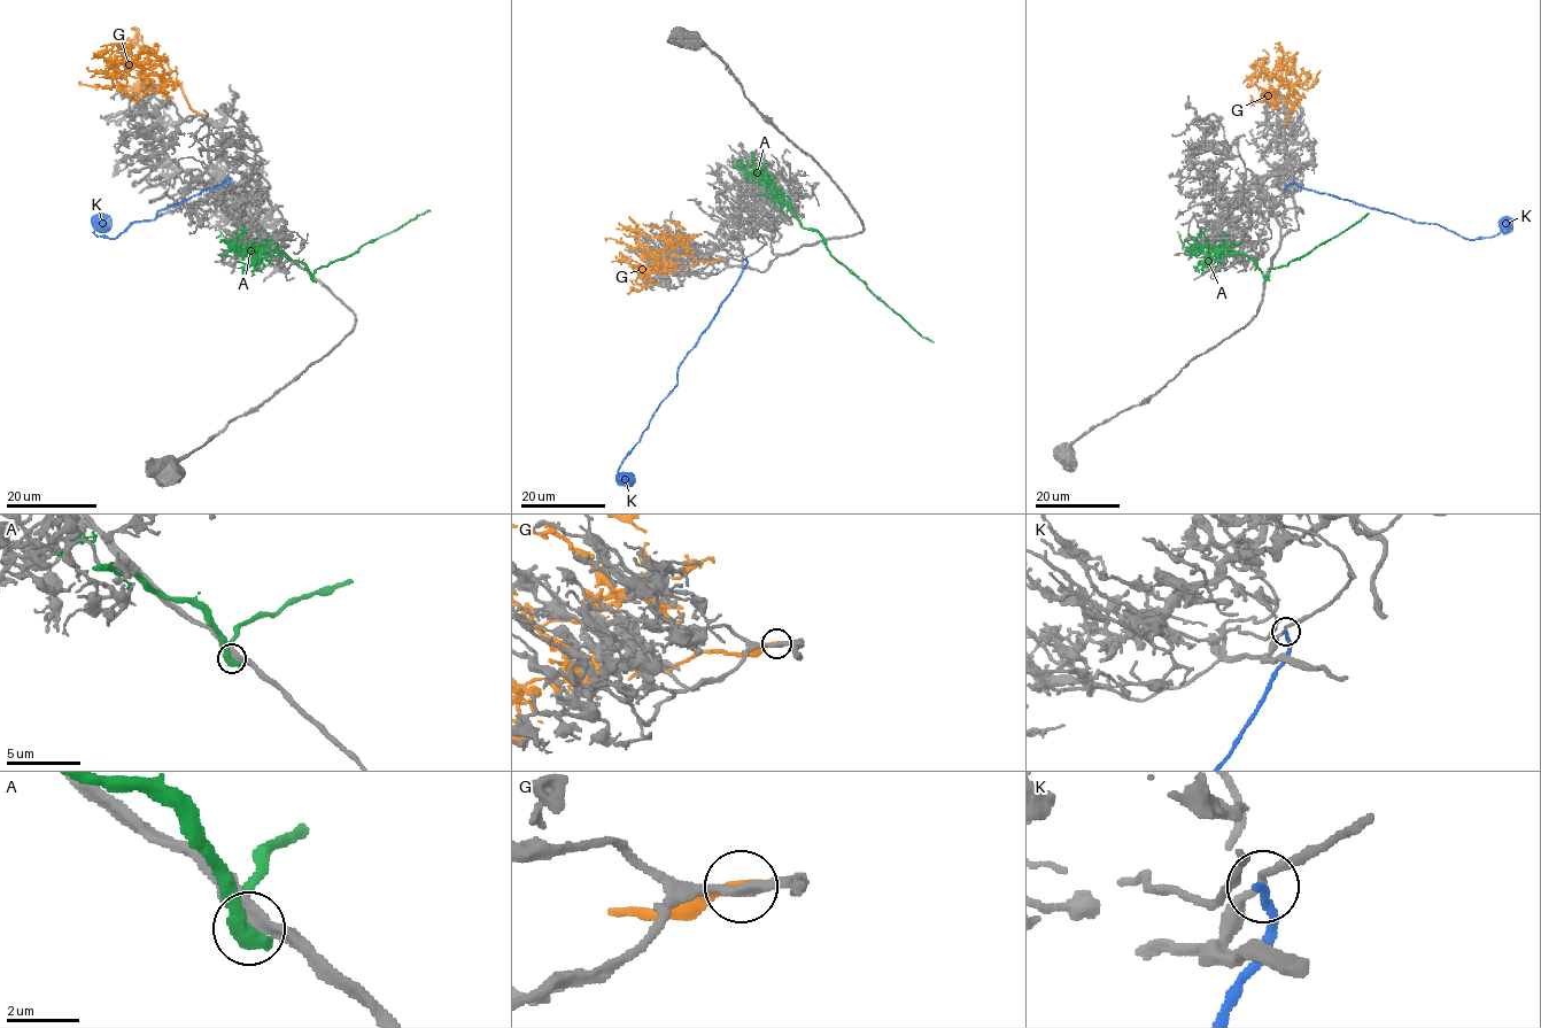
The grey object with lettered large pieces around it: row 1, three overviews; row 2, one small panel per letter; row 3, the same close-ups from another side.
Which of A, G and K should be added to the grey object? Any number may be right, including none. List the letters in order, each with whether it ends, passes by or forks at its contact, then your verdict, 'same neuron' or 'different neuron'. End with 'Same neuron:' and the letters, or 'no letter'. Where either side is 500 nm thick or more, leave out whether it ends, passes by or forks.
A: different neuron
G: it ends there; same neuron
K: it ends there; different neuron
Same neuron: G

